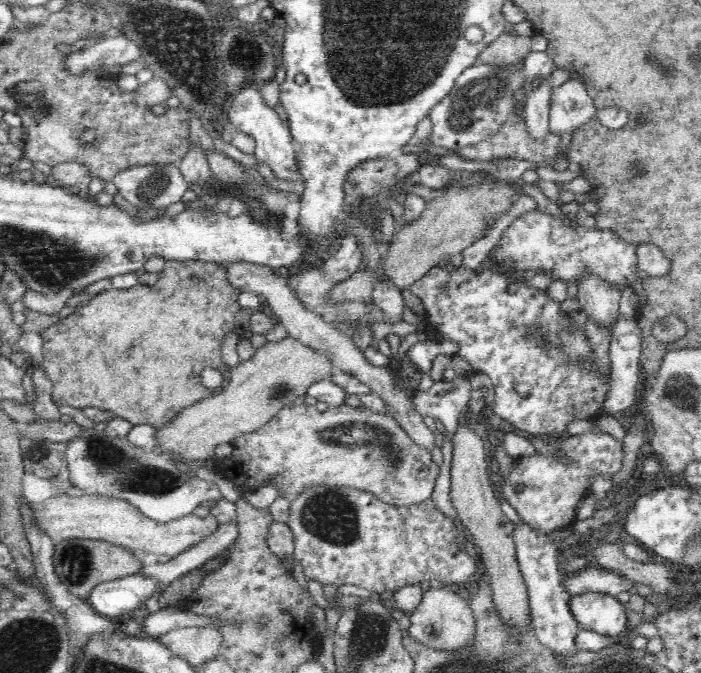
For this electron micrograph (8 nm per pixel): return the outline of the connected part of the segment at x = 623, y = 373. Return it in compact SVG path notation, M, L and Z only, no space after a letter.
M619 313L616 323L612 326L611 343L609 346L609 358L611 359L611 389L607 396L604 414L612 415L634 406L634 400L636 400L636 384L638 384L639 376L642 373L641 368L641 352L642 352L642 332L636 318L628 318Z

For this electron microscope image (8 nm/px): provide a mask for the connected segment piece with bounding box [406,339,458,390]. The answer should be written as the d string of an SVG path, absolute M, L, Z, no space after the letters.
M414 340L412 346L406 351L408 360L410 359L415 365L417 370L421 372L421 378L418 388L426 390L433 383L434 380L431 376L432 360L438 355L453 356L458 352L458 344L450 341L430 341Z

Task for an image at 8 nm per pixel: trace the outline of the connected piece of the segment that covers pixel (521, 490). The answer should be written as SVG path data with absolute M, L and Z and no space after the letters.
M602 431L598 432L598 434L586 434L586 436L570 436L568 440L552 440L552 442L558 442L558 444L552 444L552 446L558 446L558 450L562 450L566 456L570 456L574 462L572 462L572 466L566 466L566 464L562 464L562 462L558 462L558 460L554 460L554 458L550 458L550 456L544 456L544 454L536 454L536 456L522 456L516 457L513 460L513 469L510 470L510 474L508 477L504 478L503 483L503 498L506 499L517 511L520 515L520 518L524 522L527 522L533 529L541 529L541 530L556 530L556 528L562 528L562 526L570 526L572 522L575 522L574 512L576 512L576 504L580 502L580 498L582 498L582 494L584 494L584 490L586 488L590 488L590 478L594 476L594 474L612 474L616 475L620 470L622 470L624 466L624 457L625 452L623 449L623 441L617 440L612 437L609 433L603 433Z

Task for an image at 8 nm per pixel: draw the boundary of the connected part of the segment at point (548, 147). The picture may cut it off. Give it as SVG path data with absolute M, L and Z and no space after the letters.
M520 91L515 94L515 100L517 101L516 114L512 114L512 117L508 118L507 122L504 122L504 126L500 126L500 132L498 134L492 134L492 138L488 138L487 141L476 143L475 145L462 147L456 152L462 159L475 160L479 162L486 162L497 158L498 156L511 156L511 158L517 158L520 160L529 160L532 162L548 162L553 164L558 160L558 153L563 145L560 143L560 135L556 135L550 131L546 138L540 138L534 141L528 133L525 118L524 118L524 104L526 101L526 95L524 91Z

